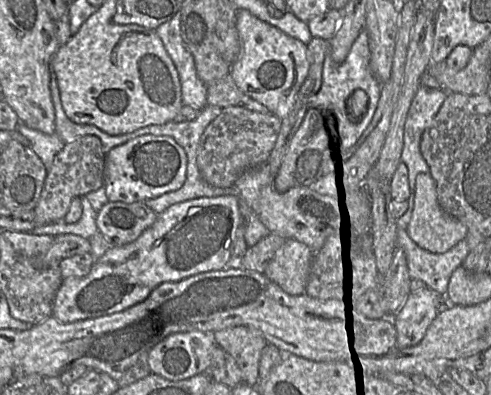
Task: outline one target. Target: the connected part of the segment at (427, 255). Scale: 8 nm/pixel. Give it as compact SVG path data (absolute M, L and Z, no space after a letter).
M418 197L409 204L405 214L398 220L398 233L400 247L406 249L408 255L409 271L412 279L422 280L429 288L446 294L449 281L454 271L463 264L468 256L468 234L455 242L444 253L432 253L421 248L412 240L410 234L404 231L404 227L411 223L419 206Z

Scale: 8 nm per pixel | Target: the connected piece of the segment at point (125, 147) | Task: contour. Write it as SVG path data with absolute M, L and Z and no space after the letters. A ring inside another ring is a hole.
M148 134L132 139L107 153L104 188L109 202L145 202L181 188L186 174L185 150L172 137Z

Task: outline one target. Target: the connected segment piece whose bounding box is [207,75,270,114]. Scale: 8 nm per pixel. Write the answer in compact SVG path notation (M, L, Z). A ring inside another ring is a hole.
M230 75L207 85L207 104L226 108L241 106L249 110L268 114L268 108L242 92Z

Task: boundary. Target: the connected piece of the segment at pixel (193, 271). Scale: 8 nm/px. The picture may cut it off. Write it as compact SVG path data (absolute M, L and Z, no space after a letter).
M235 193L174 204L157 215L153 225L137 240L108 249L103 256L94 261L85 277L63 279L53 301L52 317L62 323L72 323L118 313L144 301L152 290L162 283L181 281L200 273L226 269L232 256L237 231L242 223L240 200Z

